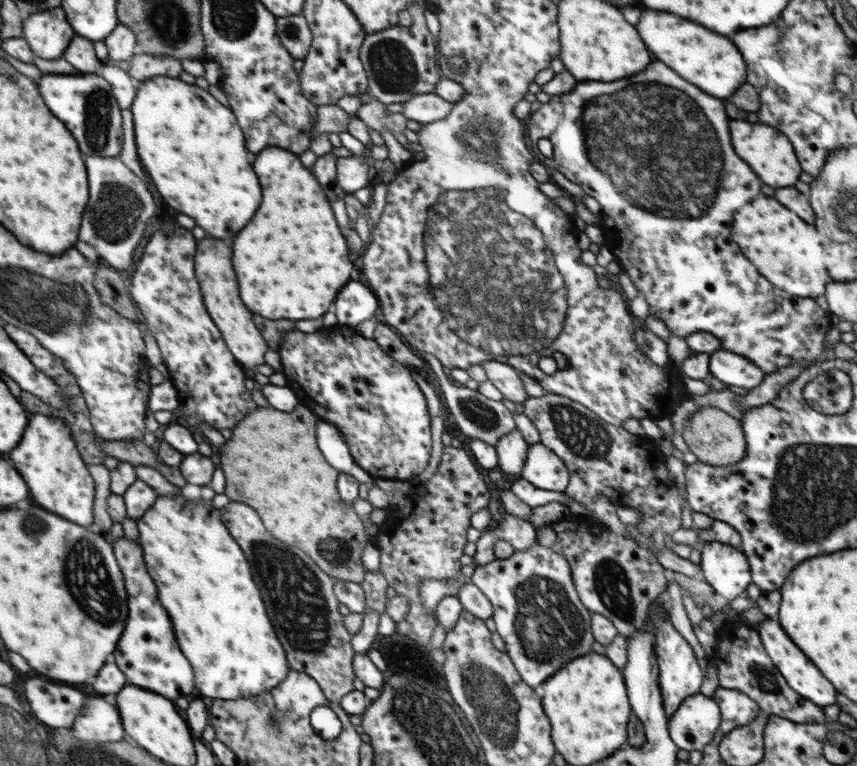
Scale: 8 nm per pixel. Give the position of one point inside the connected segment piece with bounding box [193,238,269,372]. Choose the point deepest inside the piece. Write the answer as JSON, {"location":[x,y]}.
{"location":[213,261]}

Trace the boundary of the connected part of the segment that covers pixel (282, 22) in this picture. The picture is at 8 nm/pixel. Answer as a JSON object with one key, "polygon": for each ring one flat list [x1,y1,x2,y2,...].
{"polygon":[[291,15,276,18,277,35,280,44,288,50,294,60,304,60,310,51,313,32,306,23,304,16]]}

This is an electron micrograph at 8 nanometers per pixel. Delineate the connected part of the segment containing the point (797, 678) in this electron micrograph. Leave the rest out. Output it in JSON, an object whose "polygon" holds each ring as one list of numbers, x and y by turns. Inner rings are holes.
{"polygon":[[769,617,763,620,759,626,754,626,754,628,760,635,763,647,770,655,775,667,782,673,788,686,793,688,794,692,821,707,836,704,836,688,822,676,822,672,814,664,810,664,810,659,798,648,797,644,794,644,791,638,788,638,776,618]]}

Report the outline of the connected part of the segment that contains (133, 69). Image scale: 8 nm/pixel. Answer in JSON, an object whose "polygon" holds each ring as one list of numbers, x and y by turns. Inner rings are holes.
{"polygon":[[148,54,135,55,129,61,129,64,128,74,136,80,146,80,146,78,152,78,152,76,179,78,183,71,181,61,166,56,156,58,156,56]]}

